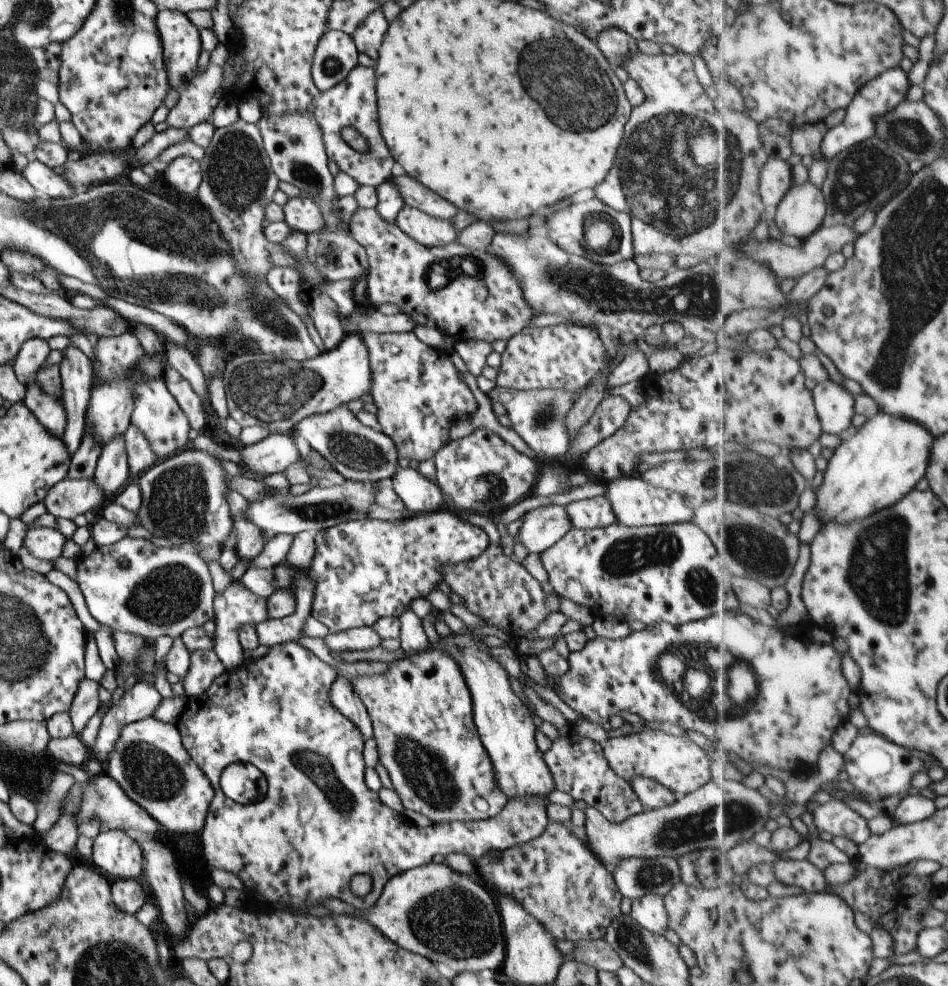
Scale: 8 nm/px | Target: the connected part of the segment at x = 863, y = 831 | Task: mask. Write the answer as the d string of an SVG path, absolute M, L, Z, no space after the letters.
M840 797L819 806L813 812L815 824L821 832L851 839L859 847L873 838L869 821L852 810Z

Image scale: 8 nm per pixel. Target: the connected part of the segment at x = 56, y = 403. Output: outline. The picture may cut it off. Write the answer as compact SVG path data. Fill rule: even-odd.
M35 380L26 384L26 390L26 398L22 403L51 436L62 439L67 426L67 417L61 398L42 393Z

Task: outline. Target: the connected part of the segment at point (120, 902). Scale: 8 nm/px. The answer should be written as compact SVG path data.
M119 879L111 882L114 905L122 912L135 916L147 902L144 886L136 879Z

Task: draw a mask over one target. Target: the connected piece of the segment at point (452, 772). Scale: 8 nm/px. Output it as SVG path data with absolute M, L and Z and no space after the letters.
M432 649L392 661L382 674L354 676L349 682L368 712L379 763L388 771L404 809L416 811L432 823L478 821L502 811L508 799L498 787L494 766L474 725L469 689L451 657Z

